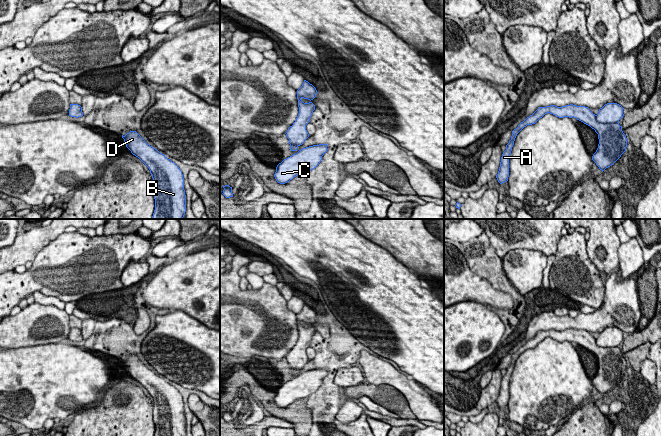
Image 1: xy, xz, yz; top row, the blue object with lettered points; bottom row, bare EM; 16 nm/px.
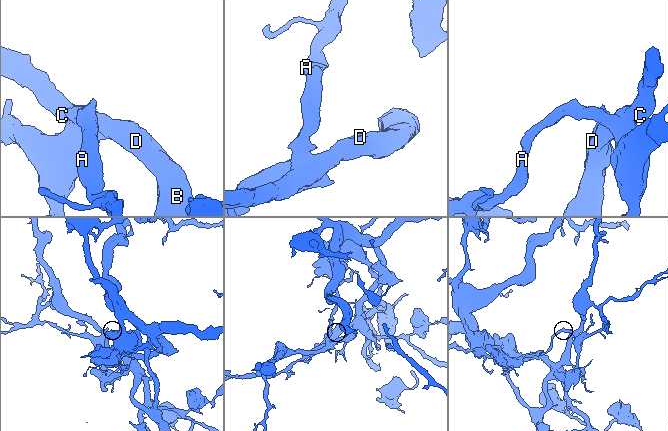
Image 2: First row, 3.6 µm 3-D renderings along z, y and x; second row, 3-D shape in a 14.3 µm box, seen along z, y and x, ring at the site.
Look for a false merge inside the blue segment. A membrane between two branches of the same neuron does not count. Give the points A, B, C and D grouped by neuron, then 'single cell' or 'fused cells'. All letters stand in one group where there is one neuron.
A B C D; single cell

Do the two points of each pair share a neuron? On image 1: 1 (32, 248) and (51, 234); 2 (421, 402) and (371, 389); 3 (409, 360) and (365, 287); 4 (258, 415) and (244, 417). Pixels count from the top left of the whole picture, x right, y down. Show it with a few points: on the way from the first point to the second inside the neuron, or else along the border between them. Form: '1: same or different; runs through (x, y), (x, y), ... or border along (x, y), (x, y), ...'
1: same; runs through (37, 243), (46, 235)
2: different; border along (386, 384), (392, 385), (404, 396), (416, 418)
3: same; runs through (409, 342), (409, 331), (383, 305)
4: same; runs through (255, 415), (247, 415)

